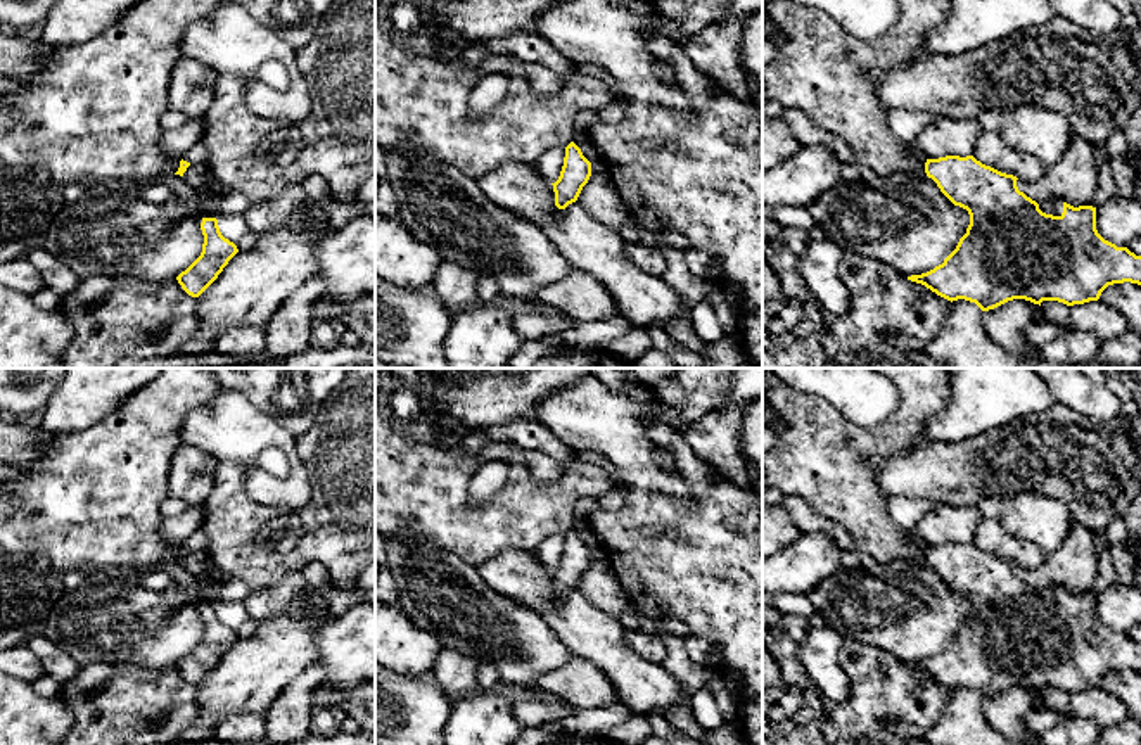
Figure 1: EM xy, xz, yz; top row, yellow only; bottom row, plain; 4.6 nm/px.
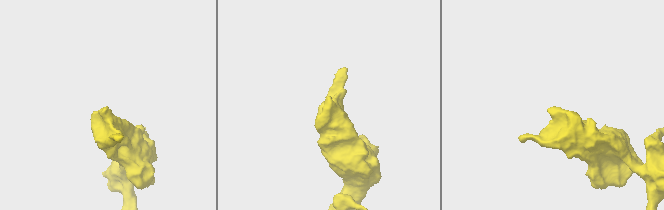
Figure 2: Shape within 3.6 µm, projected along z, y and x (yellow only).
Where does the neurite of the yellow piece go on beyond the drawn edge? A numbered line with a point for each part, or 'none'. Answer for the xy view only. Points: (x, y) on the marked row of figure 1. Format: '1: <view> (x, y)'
none

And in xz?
none

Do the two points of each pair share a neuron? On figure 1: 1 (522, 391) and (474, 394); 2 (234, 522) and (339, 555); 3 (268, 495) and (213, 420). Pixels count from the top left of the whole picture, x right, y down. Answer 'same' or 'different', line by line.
1: same
2: same
3: same

